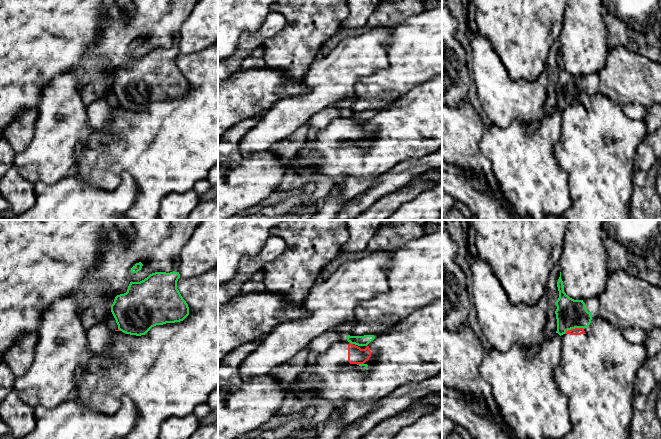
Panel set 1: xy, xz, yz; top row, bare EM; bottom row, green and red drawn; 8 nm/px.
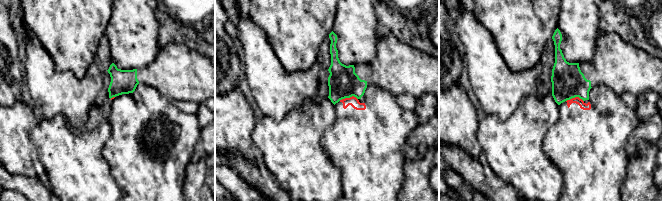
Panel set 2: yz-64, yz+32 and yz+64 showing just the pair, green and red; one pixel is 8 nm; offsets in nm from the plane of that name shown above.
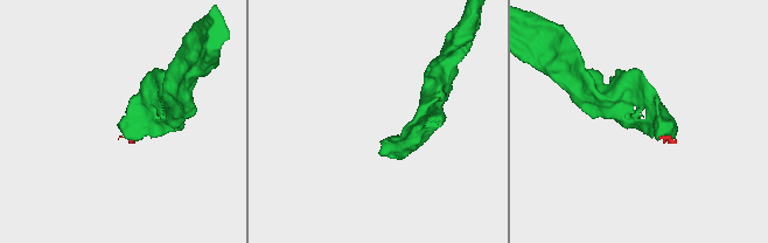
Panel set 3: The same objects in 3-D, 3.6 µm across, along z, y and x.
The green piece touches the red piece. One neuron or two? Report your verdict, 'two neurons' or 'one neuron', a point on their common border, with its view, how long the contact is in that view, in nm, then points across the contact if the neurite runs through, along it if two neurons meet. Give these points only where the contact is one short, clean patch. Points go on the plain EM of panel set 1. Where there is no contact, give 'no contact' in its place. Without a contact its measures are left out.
two neurons; meets green in yz at (573, 104); contact 170 nm long; border along yz (583, 104), (571, 104), (564, 109)

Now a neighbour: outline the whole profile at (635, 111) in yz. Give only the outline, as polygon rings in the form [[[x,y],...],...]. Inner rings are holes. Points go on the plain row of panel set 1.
[[[637,103],[626,105],[623,110],[629,118],[634,120],[643,121],[646,114],[646,109]]]

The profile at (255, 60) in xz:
[[[257,47],[247,58],[242,61],[241,69],[262,69],[266,67],[266,62],[264,59],[264,47]]]

